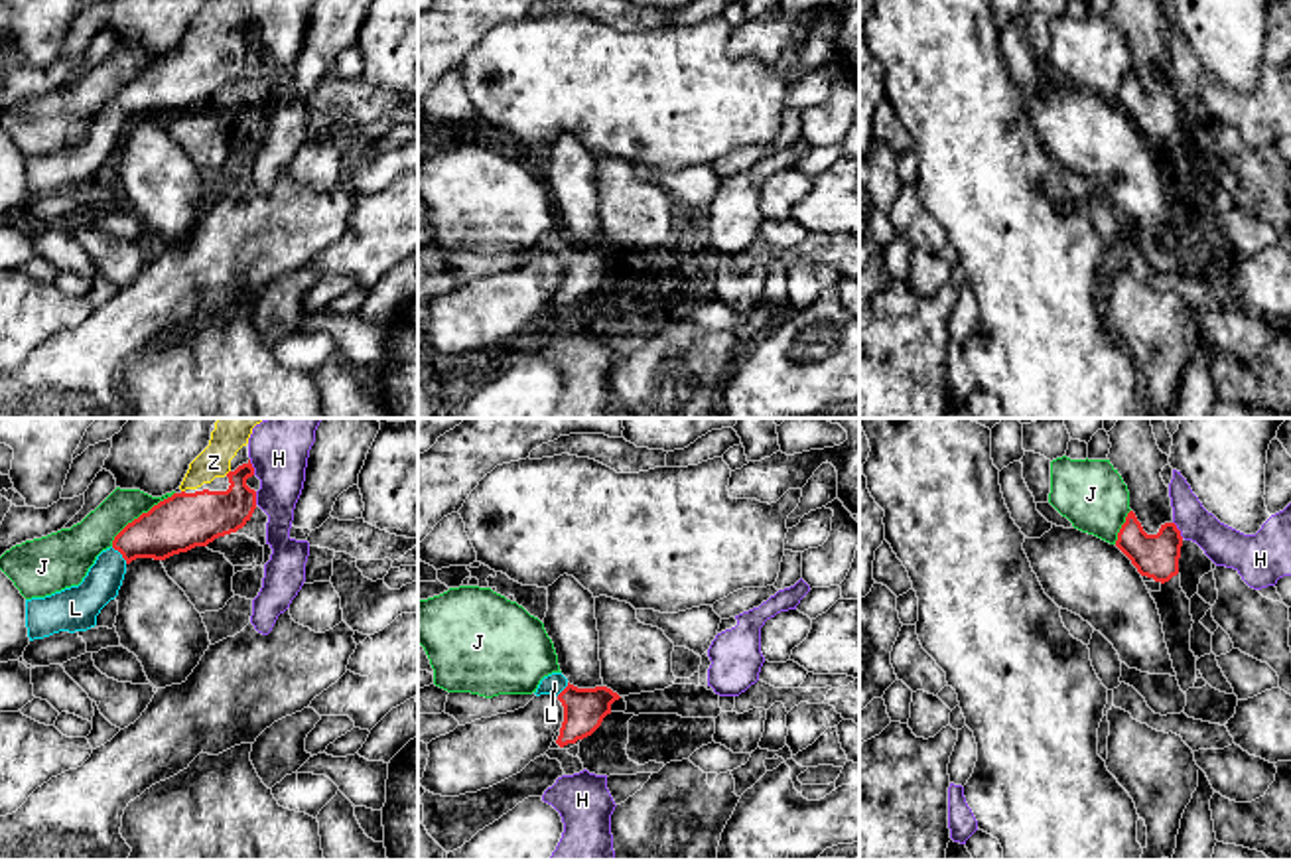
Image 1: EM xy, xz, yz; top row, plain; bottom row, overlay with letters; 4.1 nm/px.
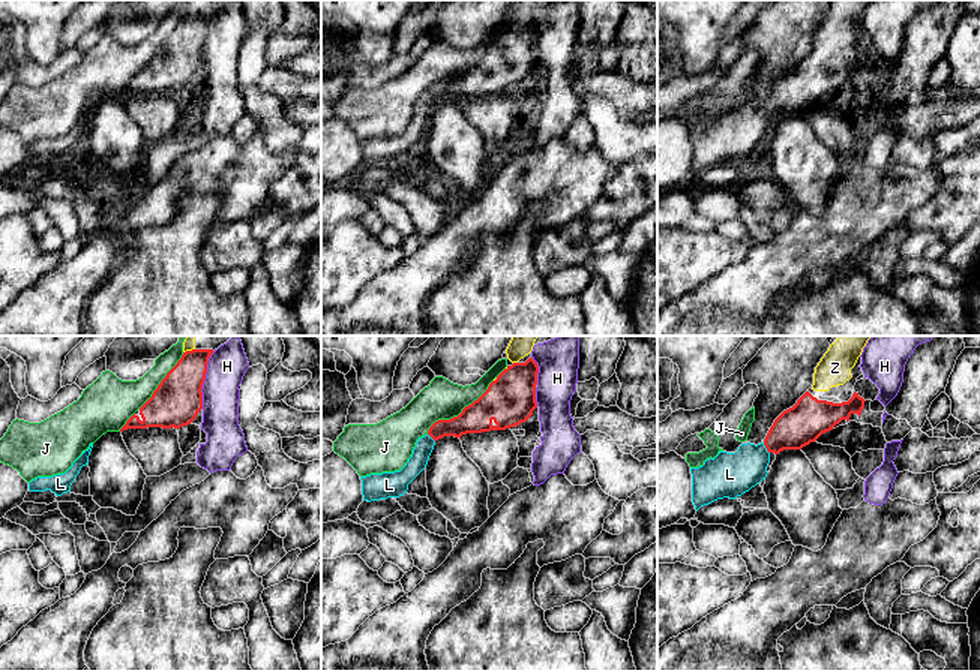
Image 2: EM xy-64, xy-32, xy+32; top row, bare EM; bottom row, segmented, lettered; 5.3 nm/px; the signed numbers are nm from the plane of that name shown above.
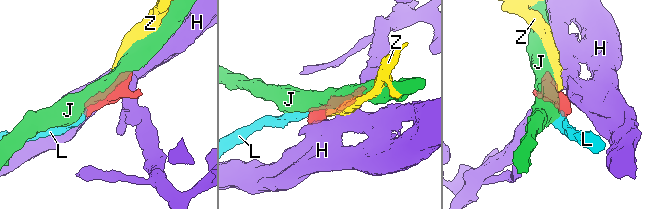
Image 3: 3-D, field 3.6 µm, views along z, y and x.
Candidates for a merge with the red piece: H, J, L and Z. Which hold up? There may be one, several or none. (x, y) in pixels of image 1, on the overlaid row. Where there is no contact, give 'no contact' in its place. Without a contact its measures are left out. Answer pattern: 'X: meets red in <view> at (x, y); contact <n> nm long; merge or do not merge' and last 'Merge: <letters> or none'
H: meets red in yz at (1177, 529); contact 80 nm long; do not merge
J: meets red in xy at (142, 513); contact 340 nm long; do not merge
L: meets red in xy at (121, 553); contact 100 nm long; merge
Z: no contact; merge
Merge: L, Z

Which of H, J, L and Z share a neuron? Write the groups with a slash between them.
H / J / L Z

